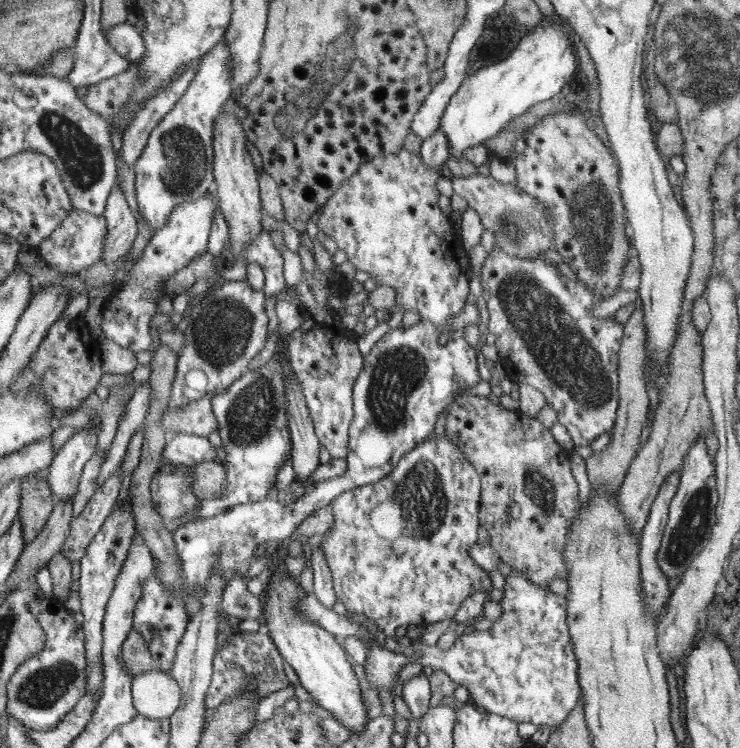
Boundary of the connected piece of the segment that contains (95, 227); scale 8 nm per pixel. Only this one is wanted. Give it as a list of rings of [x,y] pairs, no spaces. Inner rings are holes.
[[[73,208],[63,223],[60,224],[50,238],[37,245],[38,256],[43,263],[54,266],[63,274],[79,274],[90,265],[100,261],[104,252],[104,238],[106,238],[106,217]]]

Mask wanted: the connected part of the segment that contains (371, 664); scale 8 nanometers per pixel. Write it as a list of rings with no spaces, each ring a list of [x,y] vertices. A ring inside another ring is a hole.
[[[518,569],[506,575],[503,592],[504,597],[500,600],[502,615],[492,623],[492,627],[486,631],[464,633],[457,637],[455,644],[448,650],[440,650],[437,645],[415,645],[419,638],[410,640],[413,646],[410,650],[398,649],[392,652],[380,648],[376,642],[377,636],[372,639],[364,626],[354,624],[324,606],[314,592],[300,600],[298,609],[304,617],[334,633],[337,640],[358,638],[364,646],[375,641],[372,650],[368,650],[370,656],[365,659],[364,674],[376,694],[380,688],[390,690],[392,681],[398,681],[399,671],[404,664],[419,662],[427,670],[446,672],[458,686],[464,686],[480,710],[508,717],[508,720],[518,724],[530,722],[537,729],[548,726],[554,731],[563,726],[582,695],[579,662],[567,624],[568,600],[548,587],[540,587]]]

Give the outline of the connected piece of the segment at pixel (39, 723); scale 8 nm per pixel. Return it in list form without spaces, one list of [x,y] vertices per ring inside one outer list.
[[[52,598],[42,600],[38,604],[30,604],[32,614],[41,625],[45,637],[45,646],[36,655],[22,662],[16,669],[16,673],[8,681],[8,700],[6,703],[7,717],[14,716],[24,726],[38,731],[51,731],[59,726],[60,722],[71,714],[72,710],[79,704],[79,700],[86,694],[88,678],[91,670],[88,669],[88,658],[85,655],[84,630],[74,620],[74,615],[64,607],[63,600]]]

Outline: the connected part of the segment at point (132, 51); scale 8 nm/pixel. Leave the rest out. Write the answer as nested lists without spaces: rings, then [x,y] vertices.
[[[132,21],[124,24],[116,24],[105,32],[104,40],[130,63],[138,62],[144,57],[146,44],[143,37],[138,33]]]

